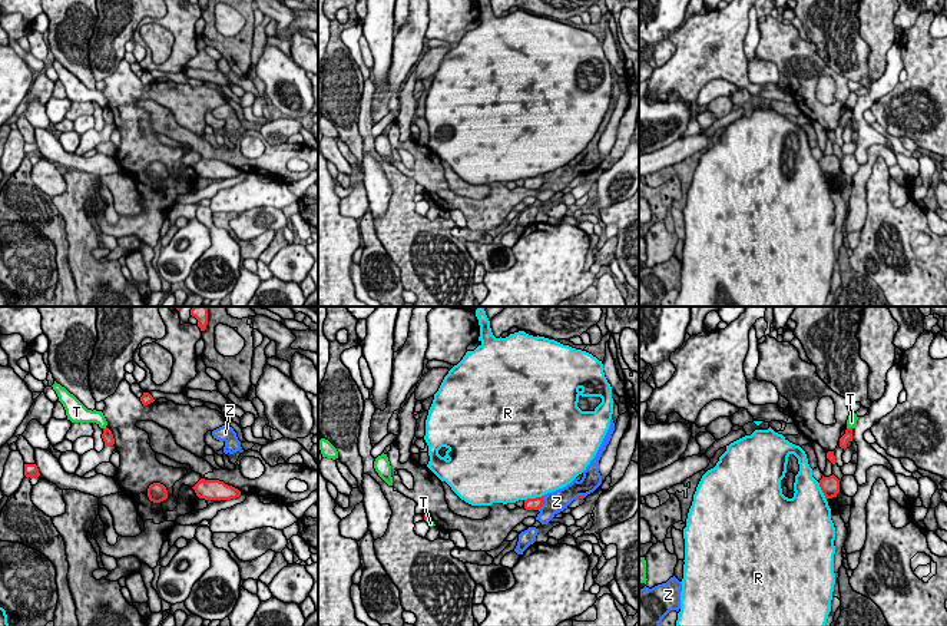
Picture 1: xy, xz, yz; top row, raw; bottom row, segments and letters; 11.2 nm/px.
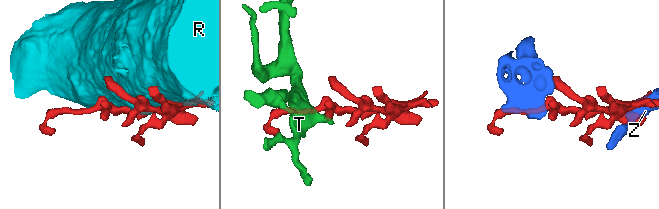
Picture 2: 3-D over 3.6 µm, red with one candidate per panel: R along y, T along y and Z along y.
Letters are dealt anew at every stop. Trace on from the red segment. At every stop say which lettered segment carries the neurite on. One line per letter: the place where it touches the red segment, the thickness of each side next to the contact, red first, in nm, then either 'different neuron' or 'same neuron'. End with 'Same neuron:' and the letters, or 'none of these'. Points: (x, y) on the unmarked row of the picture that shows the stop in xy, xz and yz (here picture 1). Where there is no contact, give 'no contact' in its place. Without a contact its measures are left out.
R: contact xz (533, 178); calibres 130 and 480 nm; different neuron
T: contact yz (850, 108); calibres 100 and 120 nm; different neuron
Z: contact xz (543, 182); calibres 130 and 240 nm; different neuron
Same neuron: none of these

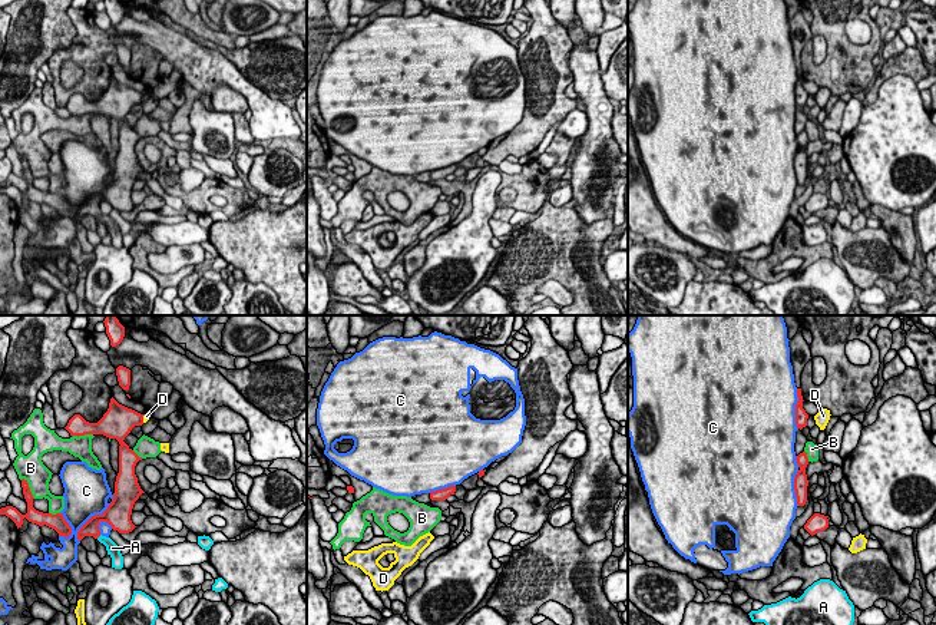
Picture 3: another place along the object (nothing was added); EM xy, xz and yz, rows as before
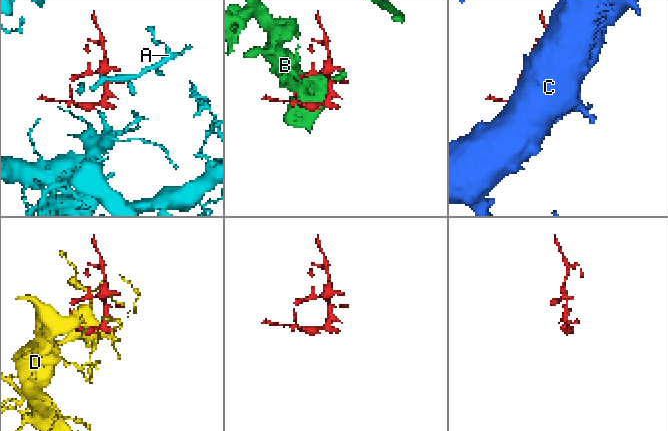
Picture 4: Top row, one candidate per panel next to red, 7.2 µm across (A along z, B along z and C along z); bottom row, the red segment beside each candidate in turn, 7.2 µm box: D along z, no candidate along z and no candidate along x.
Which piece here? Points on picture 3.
A: contact xy (98, 215); calibres 180 and 140 nm; same neuron
B: contact xy (29, 167); calibres 100 and 300 nm; different neuron
C: contact xy (95, 194); calibres 280 and 480 nm; different neuron
D: contact xy (142, 98); calibres 320 and 70 nm; different neuron
Same neuron: A

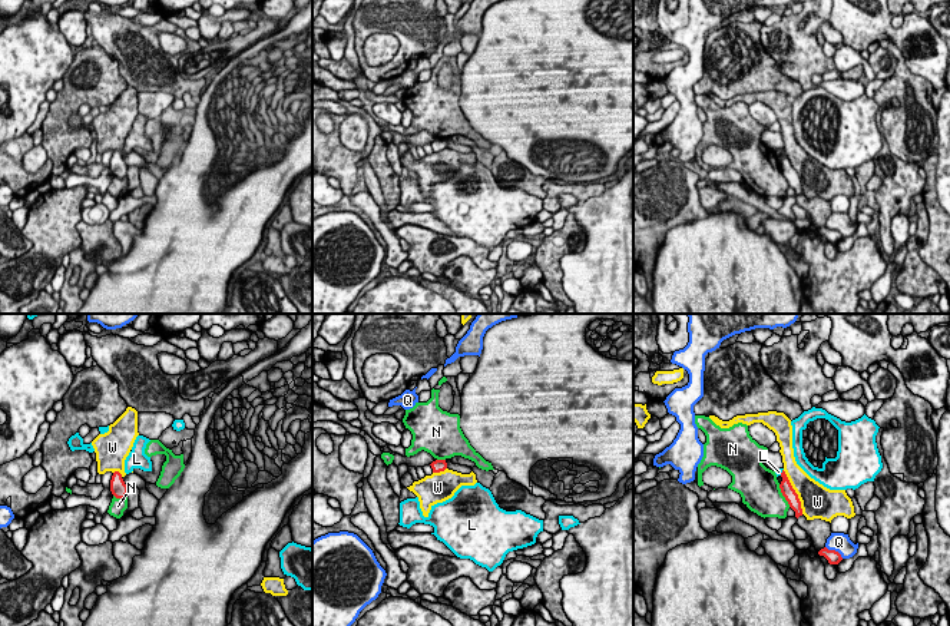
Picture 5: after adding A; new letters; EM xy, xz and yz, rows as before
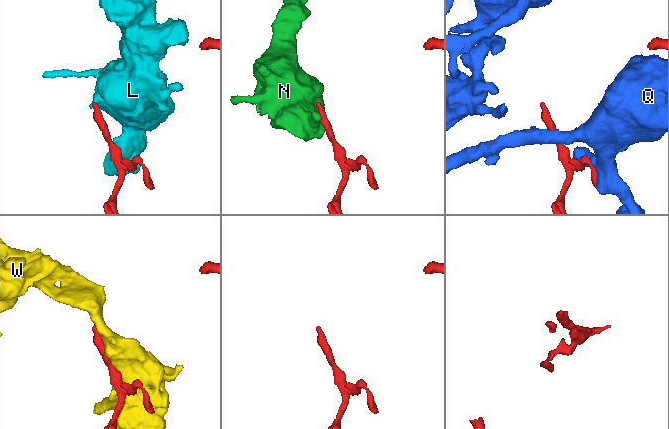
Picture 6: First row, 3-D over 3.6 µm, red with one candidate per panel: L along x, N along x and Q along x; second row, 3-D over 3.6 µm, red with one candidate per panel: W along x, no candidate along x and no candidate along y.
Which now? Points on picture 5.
L: contact yz (783, 151); calibres 140 and 60 nm; different neuron
N: contact yz (783, 174); calibres 140 and 440 nm; different neuron
Q: contact yz (834, 229); calibres 160 and 220 nm; different neuron
W: contact yz (794, 171); calibres 140 and 340 nm; different neuron
Same neuron: none of these

